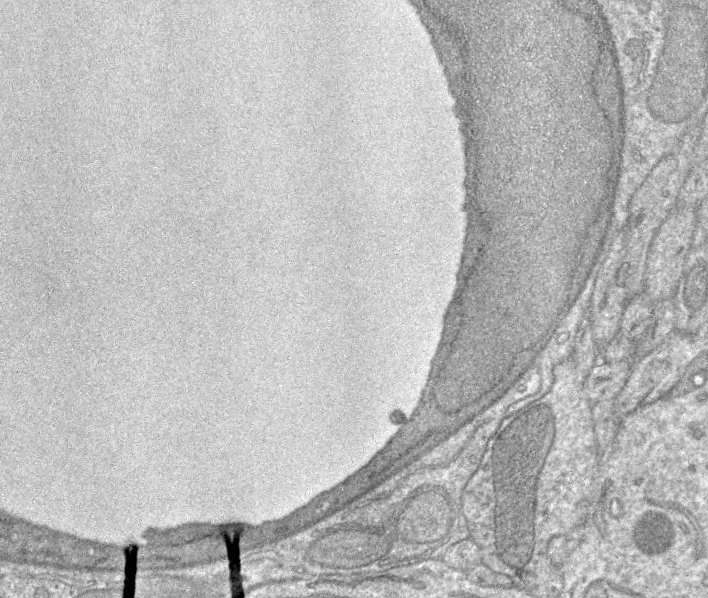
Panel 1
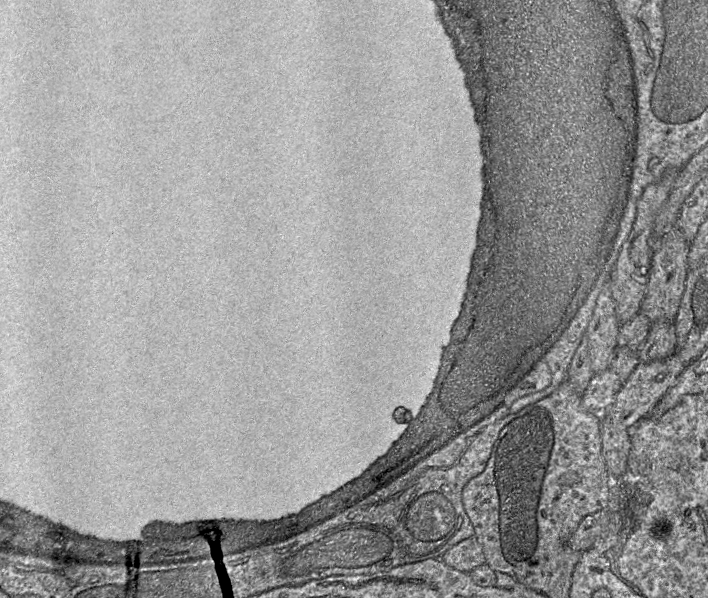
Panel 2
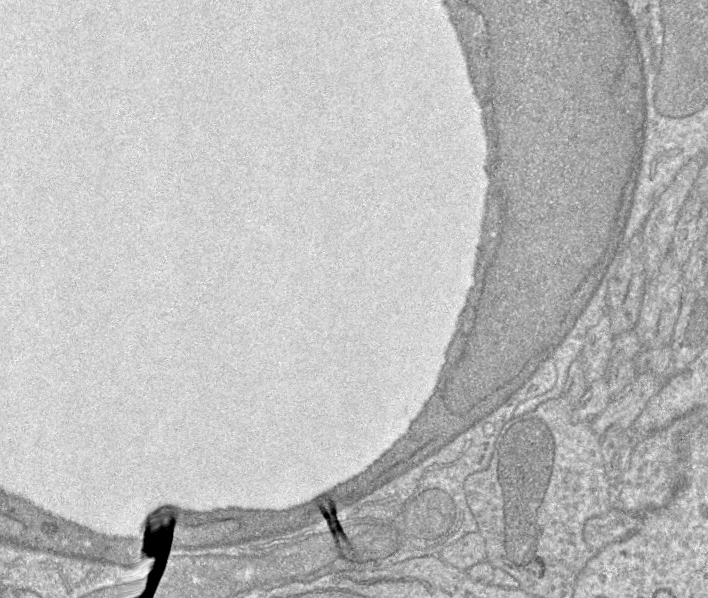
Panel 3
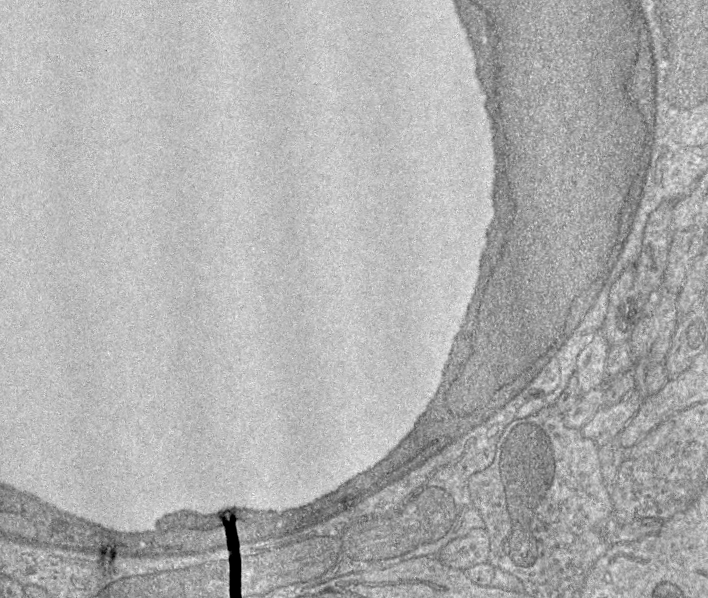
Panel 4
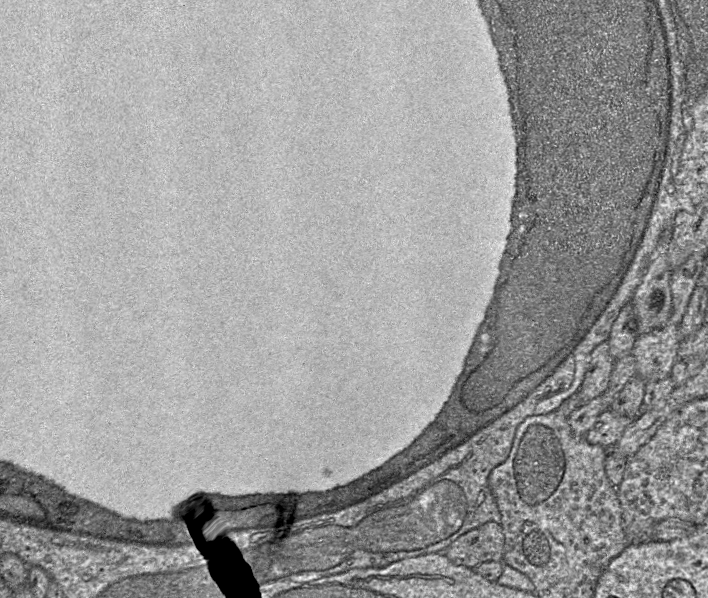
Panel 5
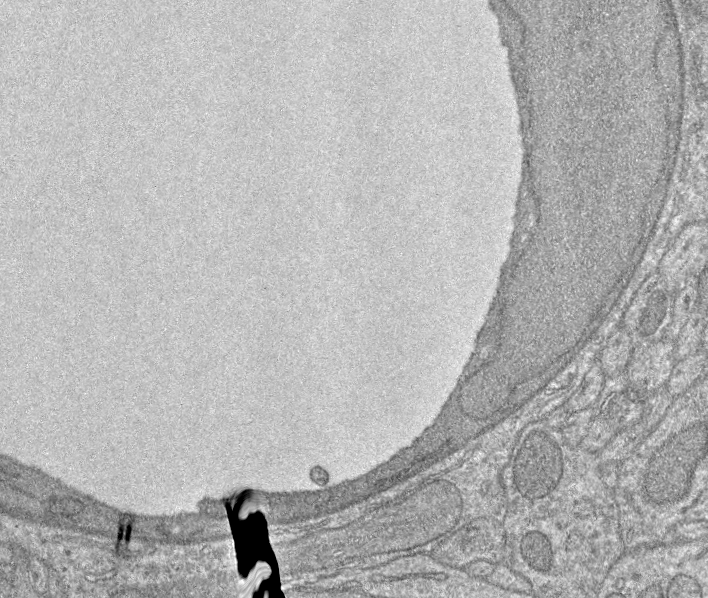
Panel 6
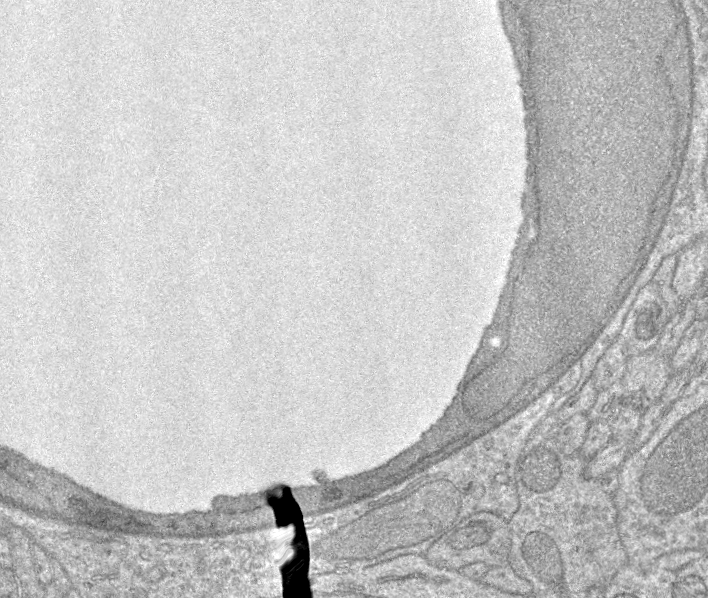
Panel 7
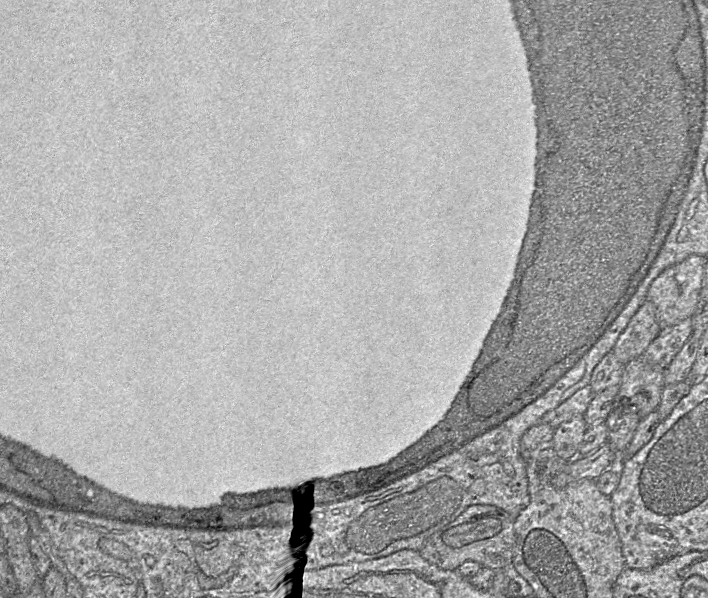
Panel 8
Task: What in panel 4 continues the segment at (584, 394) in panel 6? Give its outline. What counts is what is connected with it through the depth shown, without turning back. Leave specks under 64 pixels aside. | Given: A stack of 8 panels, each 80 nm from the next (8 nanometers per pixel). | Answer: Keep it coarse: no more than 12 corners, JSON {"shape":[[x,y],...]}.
{"shape":[[599,330],[579,354],[574,374],[583,394],[606,382],[610,347]]}

